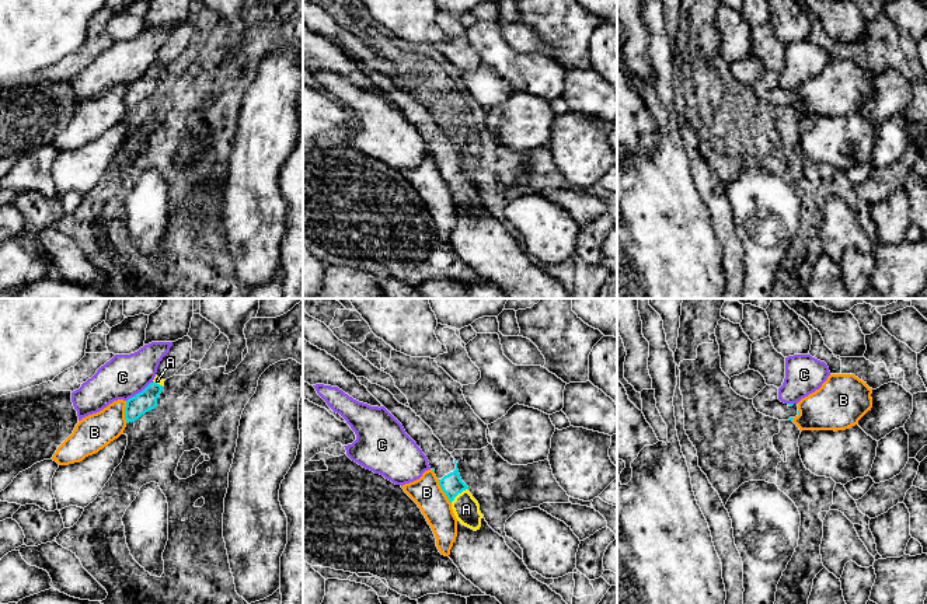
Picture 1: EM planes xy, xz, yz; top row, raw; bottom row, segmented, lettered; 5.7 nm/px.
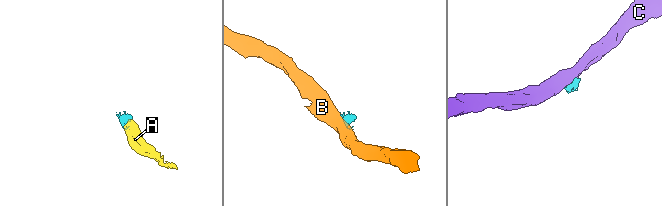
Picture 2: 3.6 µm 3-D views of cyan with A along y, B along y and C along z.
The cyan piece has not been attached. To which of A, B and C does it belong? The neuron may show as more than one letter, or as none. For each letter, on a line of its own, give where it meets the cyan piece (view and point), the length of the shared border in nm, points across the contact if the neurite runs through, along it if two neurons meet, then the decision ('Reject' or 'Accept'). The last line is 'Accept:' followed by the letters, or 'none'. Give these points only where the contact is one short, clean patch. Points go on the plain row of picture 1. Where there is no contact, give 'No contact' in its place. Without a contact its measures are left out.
A: Touches cyan at xz (459, 178). Shared border 130 nm. Path across: xz (452, 171), (459, 178), (466, 195). Accept
B: Touches cyan at xz (443, 177). Shared border 170 nm. Boundary: xz (436, 166), (450, 189). Reject
C: Touches cyan at xy (139, 79). Shared border 200 nm. Boundary: xy (153, 67), (126, 87). Reject
Accept: A

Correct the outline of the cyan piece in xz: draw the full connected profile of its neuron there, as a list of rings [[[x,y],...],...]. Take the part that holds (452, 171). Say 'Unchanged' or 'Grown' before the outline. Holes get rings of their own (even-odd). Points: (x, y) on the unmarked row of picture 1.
Grown. [[[358,63],[358,66],[402,111],[405,119],[426,142],[431,156],[452,189],[456,205],[474,217],[480,216],[482,205],[480,191],[461,167],[456,146],[442,132],[432,115],[411,94],[400,90],[388,76],[372,70],[365,63]]]

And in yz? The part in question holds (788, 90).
Grown. [[[766,71],[755,84],[753,91],[757,98],[778,105],[792,107],[799,101],[798,90],[784,90],[778,85],[778,74]]]

